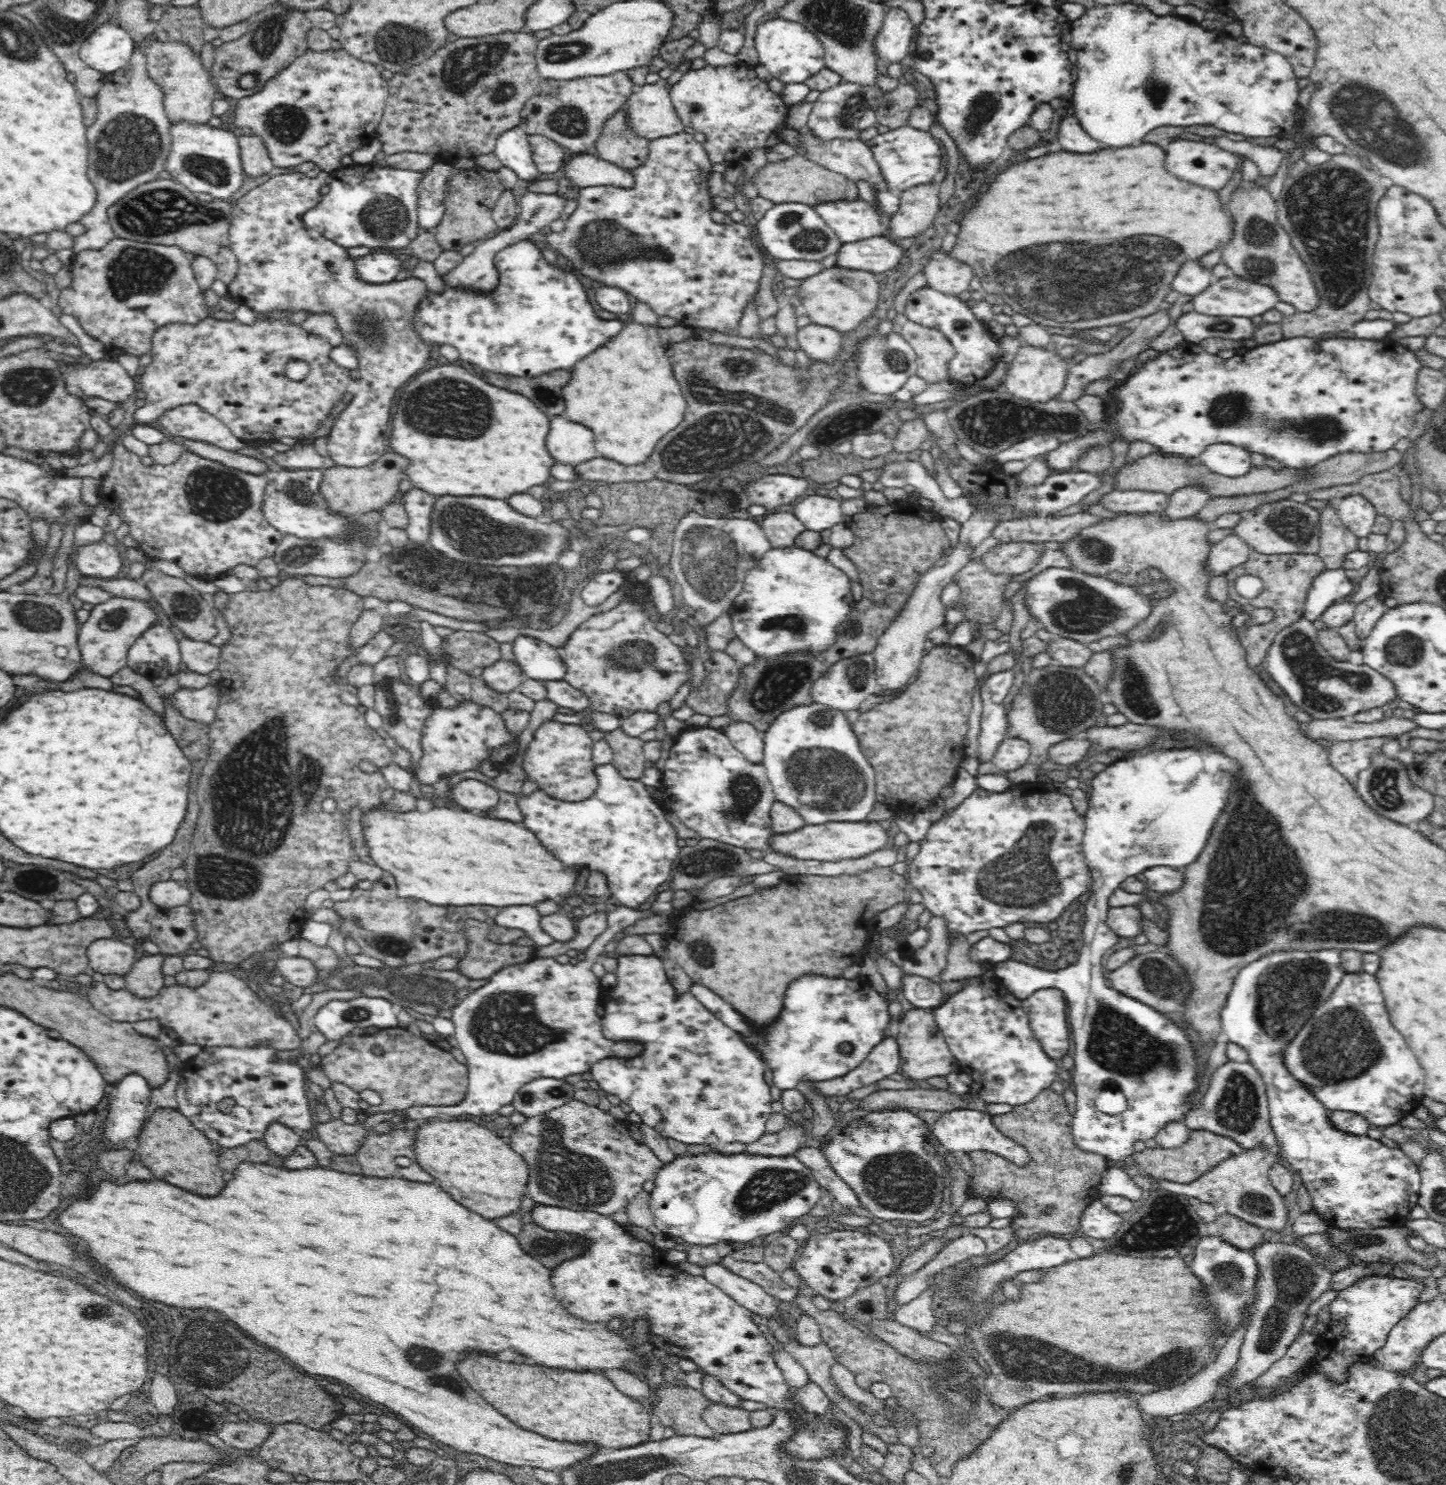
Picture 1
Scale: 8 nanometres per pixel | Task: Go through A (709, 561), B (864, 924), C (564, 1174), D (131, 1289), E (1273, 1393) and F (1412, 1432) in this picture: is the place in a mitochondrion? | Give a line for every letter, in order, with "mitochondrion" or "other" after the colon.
A: mitochondrion
B: other
C: mitochondrion
D: other
E: other
F: mitochondrion

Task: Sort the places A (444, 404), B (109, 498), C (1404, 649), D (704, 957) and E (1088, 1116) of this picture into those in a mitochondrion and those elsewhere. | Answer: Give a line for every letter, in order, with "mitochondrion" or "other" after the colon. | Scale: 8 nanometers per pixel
A: mitochondrion
B: other
C: mitochondrion
D: mitochondrion
E: other

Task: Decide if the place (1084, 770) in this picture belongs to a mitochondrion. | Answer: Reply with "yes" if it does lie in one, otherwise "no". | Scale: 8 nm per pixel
no

